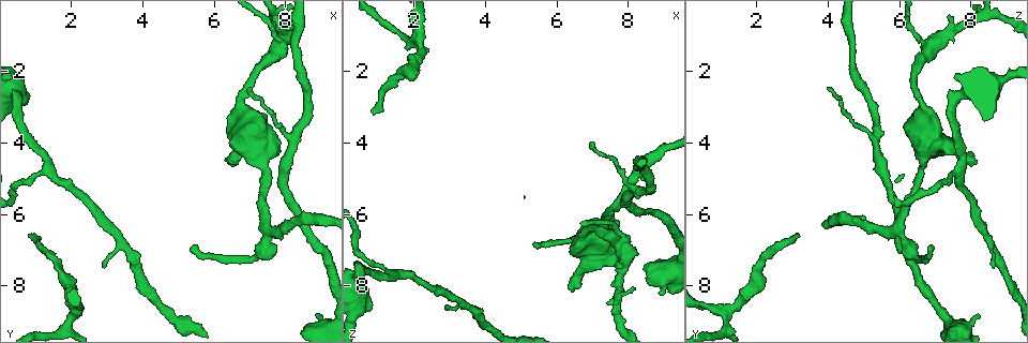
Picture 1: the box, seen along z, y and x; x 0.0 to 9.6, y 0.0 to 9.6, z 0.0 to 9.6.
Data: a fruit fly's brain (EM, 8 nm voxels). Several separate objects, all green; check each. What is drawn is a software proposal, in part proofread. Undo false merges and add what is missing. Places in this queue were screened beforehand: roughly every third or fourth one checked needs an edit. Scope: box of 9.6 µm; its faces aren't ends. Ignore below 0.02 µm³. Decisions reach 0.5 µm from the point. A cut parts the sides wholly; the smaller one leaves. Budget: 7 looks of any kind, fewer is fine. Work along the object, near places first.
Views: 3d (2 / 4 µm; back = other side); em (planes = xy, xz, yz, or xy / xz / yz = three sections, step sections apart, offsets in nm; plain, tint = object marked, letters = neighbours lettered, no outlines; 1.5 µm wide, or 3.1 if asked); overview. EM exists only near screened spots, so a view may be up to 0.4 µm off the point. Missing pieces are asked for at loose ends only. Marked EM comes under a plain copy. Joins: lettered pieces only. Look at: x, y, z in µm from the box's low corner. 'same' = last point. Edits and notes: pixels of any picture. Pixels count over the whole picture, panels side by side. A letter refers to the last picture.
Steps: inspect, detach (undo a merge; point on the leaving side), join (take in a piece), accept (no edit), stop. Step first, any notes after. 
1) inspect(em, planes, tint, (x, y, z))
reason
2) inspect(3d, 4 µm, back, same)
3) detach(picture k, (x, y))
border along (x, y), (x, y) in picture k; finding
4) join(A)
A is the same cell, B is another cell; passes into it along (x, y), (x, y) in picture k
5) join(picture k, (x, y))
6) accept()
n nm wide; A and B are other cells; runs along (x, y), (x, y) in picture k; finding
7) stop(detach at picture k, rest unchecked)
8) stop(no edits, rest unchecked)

inspect(3d, 4 µm, back, (7.80, 4.25, 7.35))
thick end

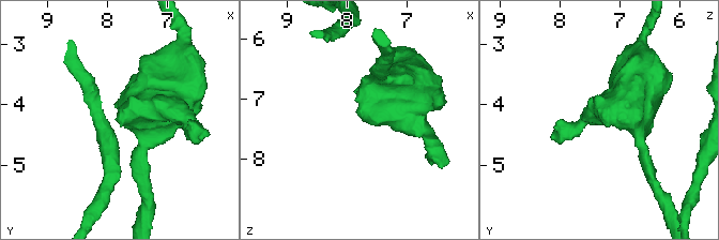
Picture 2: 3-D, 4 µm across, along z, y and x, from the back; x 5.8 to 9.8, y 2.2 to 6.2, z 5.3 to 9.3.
inspect(em, planes, letters, (7.80, 4.30, 7.25))
now the EM

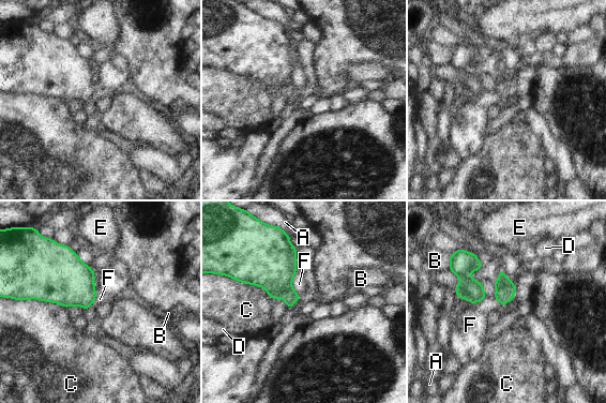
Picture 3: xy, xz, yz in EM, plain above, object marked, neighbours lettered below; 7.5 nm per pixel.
accept()
C touches over 380 nm; A, B, C, D, E and F are other cells; border along (298, 266), (292, 287), (300, 295) in picture 3; none of them fits

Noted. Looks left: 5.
inspect(em, planes, letters, (8.25, 3.90, 5.35))
a fork

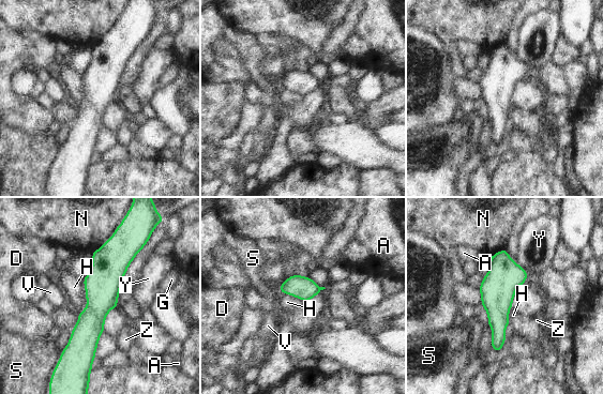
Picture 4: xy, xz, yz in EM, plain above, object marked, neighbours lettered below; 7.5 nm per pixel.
accept()
A, D, G, H, N, S, V, Y and Z are other cells; runs along (117, 239), (87, 331), (87, 363) in picture 4; continuous, no second cell

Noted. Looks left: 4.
inspect(em, xz, step 4, letters, (0.85, 6.55, 3.15))
branch stops here

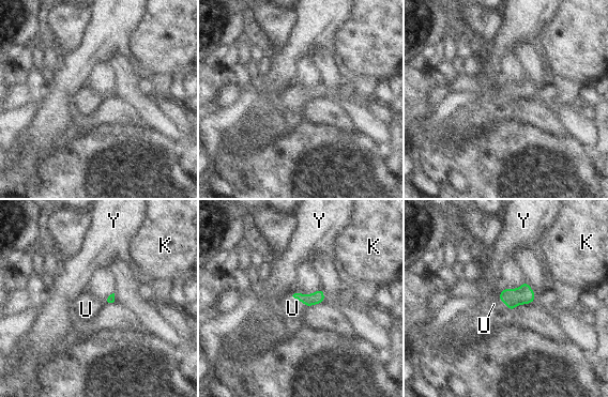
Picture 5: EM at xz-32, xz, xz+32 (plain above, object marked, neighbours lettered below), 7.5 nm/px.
inspect(em, xy, step 8, letters, same)

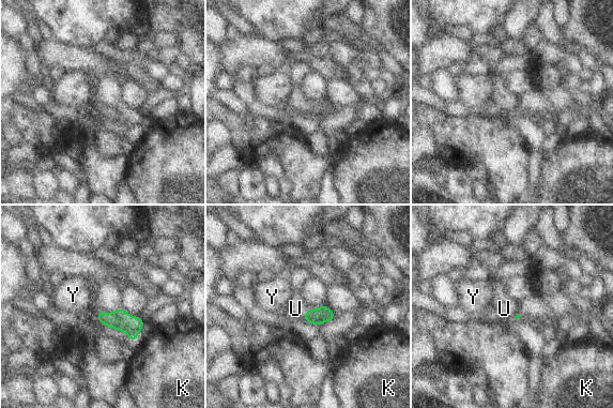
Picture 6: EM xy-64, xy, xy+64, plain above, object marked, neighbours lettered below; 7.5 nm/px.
join(U)
U is the same cell, K and Y are other cells; the cell continues

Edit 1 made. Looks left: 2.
stop(join at picture 6, rest unchecked)

